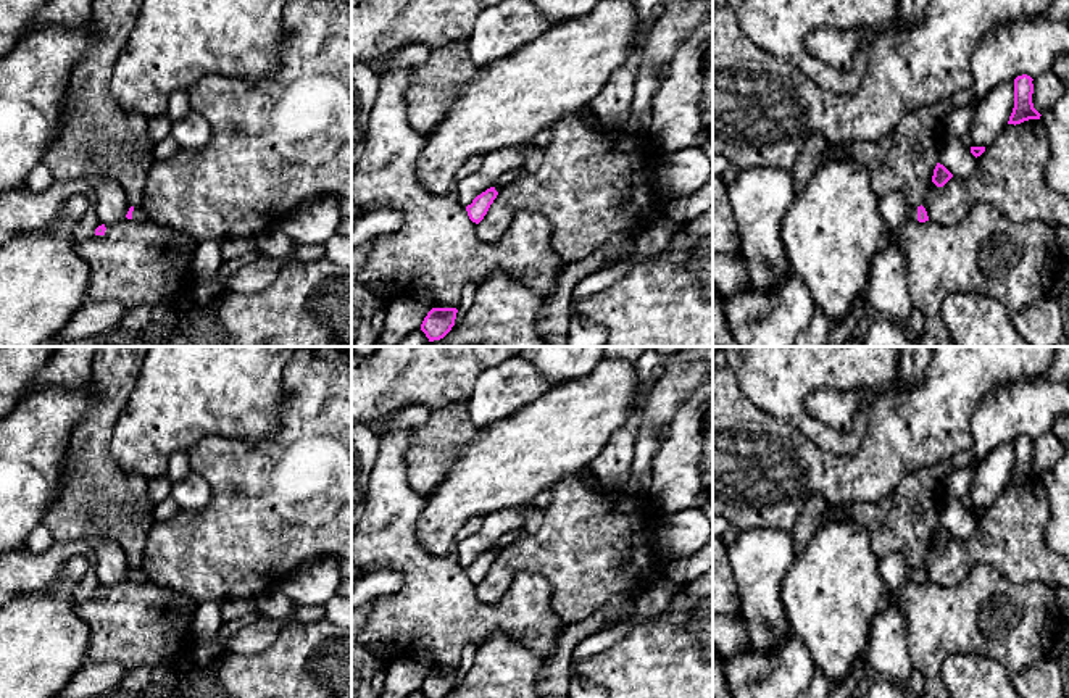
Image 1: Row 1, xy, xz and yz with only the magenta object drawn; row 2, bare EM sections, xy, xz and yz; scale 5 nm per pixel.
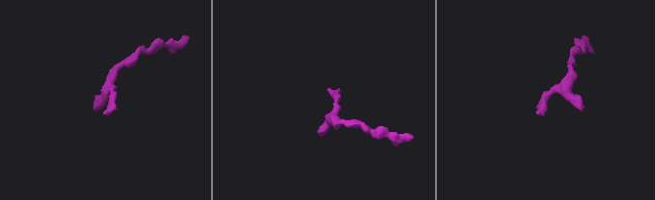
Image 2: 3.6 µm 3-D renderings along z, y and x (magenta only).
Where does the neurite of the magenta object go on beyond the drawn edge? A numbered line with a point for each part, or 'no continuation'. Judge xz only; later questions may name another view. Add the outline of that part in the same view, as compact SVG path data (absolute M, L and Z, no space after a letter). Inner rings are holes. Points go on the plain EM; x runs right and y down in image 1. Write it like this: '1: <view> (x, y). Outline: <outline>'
1: xz (507, 539). Outline: M508 532L500 537L500 540L495 543L495 551L500 553L503 551L514 538L518 537L516 532Z

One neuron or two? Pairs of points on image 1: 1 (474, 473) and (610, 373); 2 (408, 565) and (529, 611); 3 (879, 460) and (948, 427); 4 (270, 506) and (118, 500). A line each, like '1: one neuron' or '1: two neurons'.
1: one neuron
2: one neuron
3: one neuron
4: two neurons

